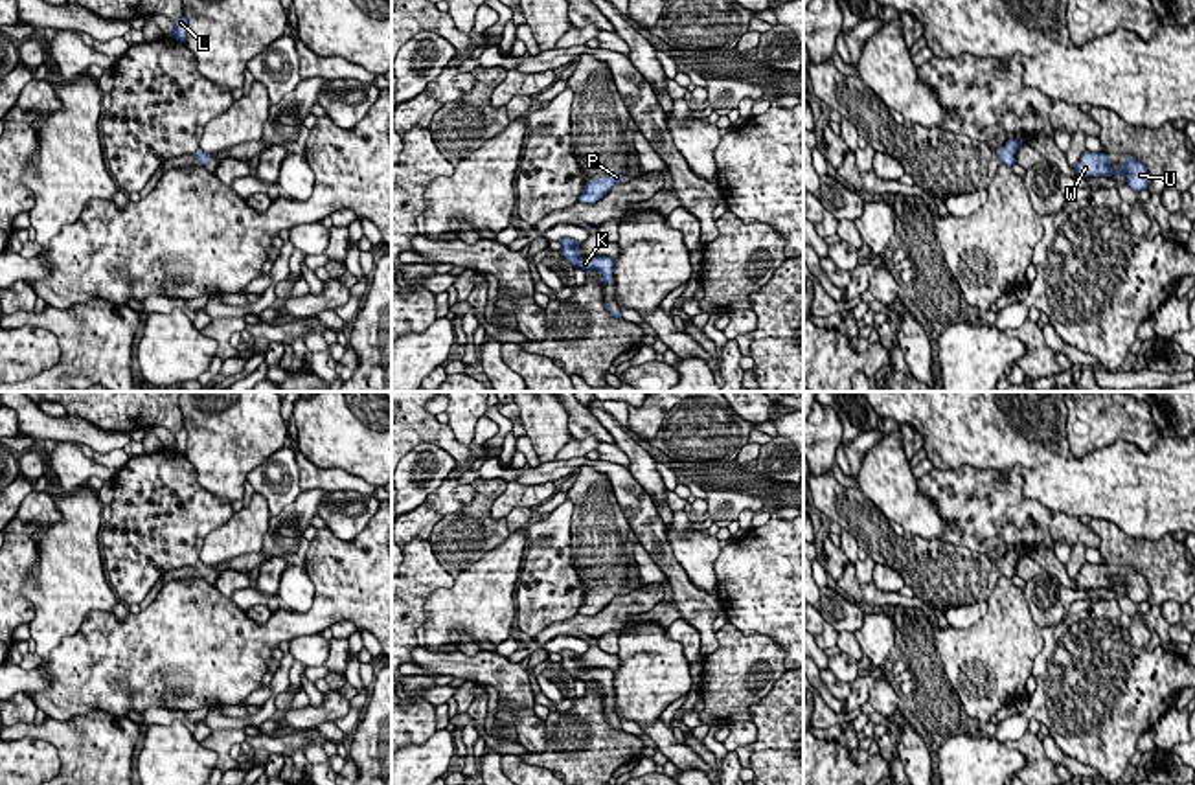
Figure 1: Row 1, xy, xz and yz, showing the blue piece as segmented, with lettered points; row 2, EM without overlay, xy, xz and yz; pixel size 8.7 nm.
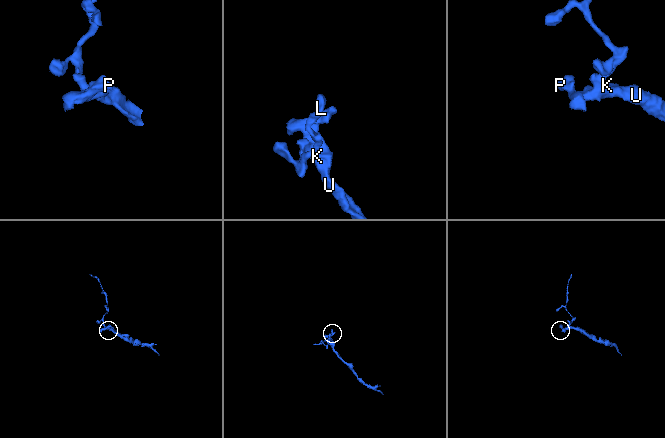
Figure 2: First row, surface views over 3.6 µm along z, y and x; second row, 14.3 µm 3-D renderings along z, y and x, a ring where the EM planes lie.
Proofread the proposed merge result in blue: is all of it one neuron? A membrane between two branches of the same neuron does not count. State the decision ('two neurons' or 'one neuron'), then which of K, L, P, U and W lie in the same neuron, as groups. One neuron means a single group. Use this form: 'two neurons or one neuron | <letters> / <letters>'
one neuron | K L P U W

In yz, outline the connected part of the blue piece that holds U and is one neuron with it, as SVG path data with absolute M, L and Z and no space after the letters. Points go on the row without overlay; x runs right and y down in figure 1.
M1085 563L1074 583L1081 588L1112 588L1123 586L1127 597L1134 603L1144 603L1149 597L1149 585L1144 574L1138 574L1134 568L1129 568L1125 574L1120 574L1120 581L1110 579L1110 572L1105 564Z

